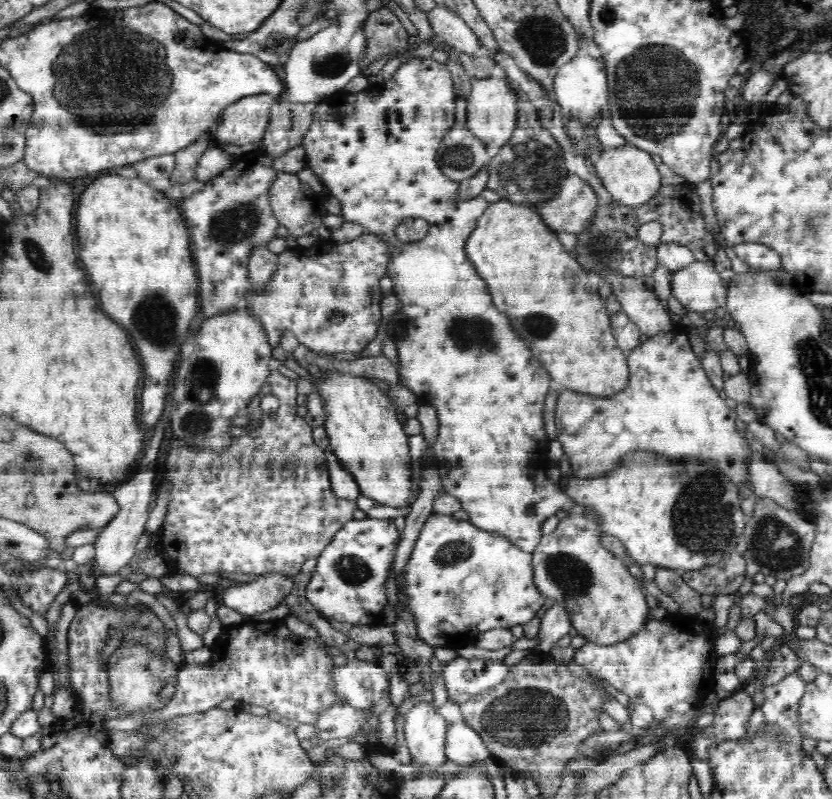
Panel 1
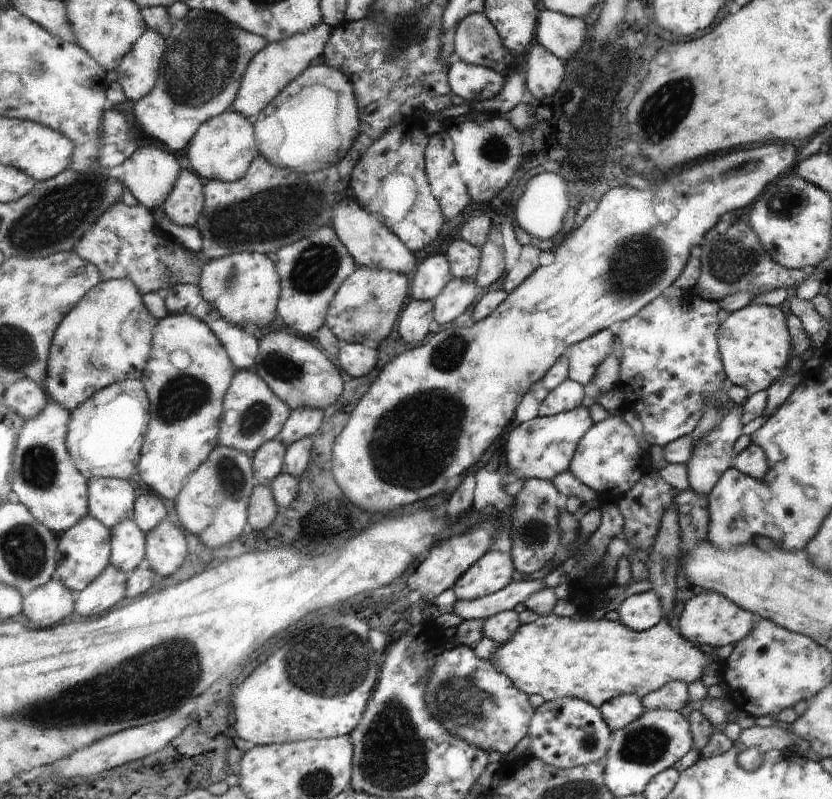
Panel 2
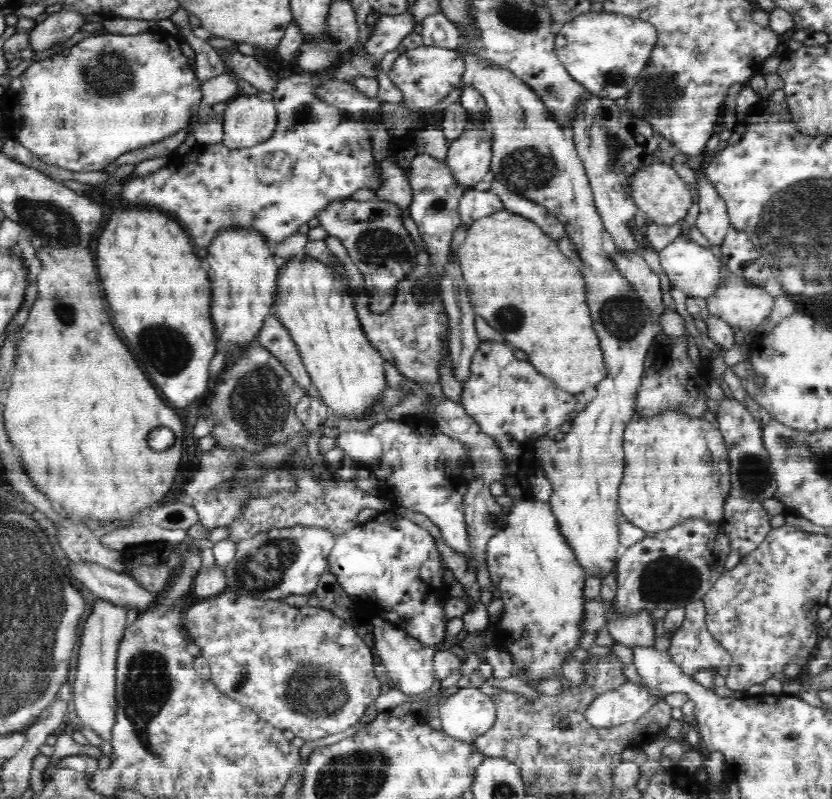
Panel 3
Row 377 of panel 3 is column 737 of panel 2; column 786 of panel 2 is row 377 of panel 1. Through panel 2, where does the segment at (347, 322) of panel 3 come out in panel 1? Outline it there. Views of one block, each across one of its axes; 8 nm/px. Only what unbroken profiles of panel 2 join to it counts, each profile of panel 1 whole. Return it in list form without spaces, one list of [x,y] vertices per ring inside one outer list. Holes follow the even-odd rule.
[[[322,370],[322,374],[326,374],[326,380],[316,378],[314,386],[326,402],[326,448],[336,454],[342,468],[354,476],[362,496],[368,496],[382,506],[404,508],[412,498],[414,462],[408,454],[410,436],[402,430],[404,426],[398,420],[396,406],[392,406],[390,398],[364,376],[336,370]]]

